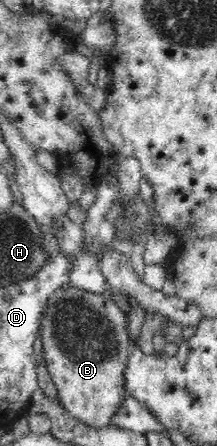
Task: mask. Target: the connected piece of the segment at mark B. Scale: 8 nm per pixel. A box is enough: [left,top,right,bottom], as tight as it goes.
[40,283,131,429]

